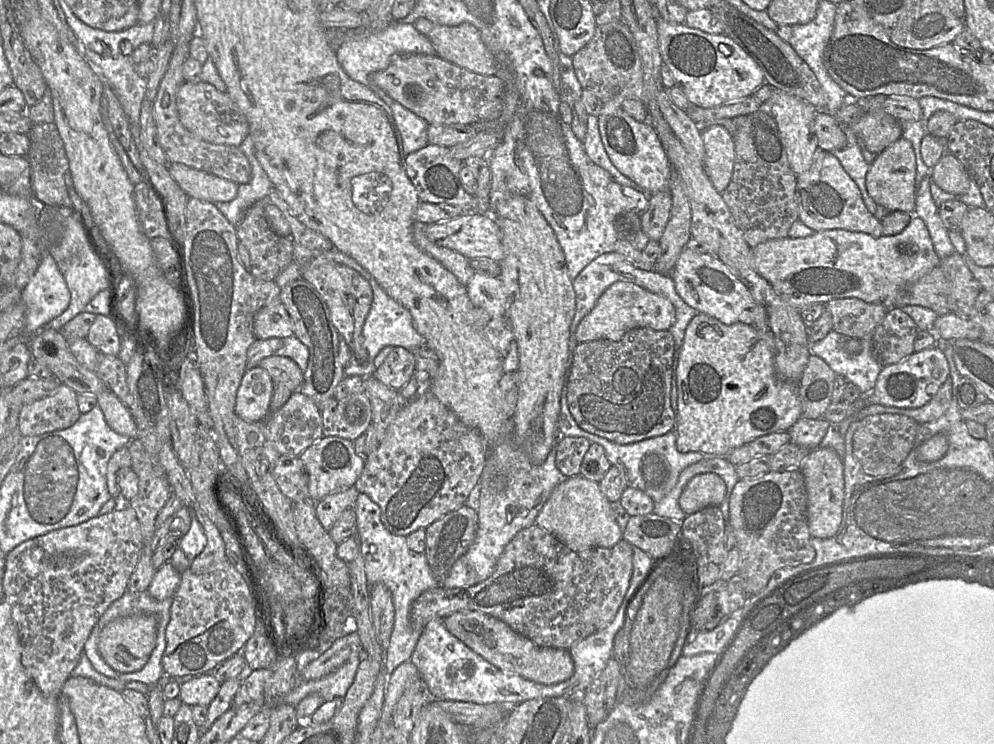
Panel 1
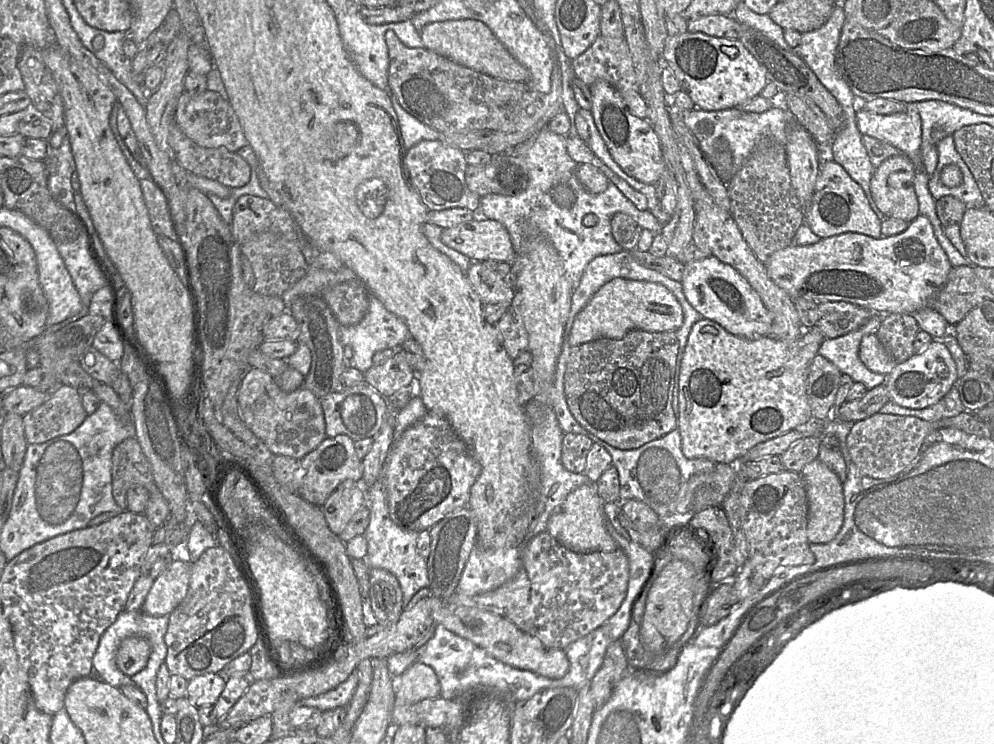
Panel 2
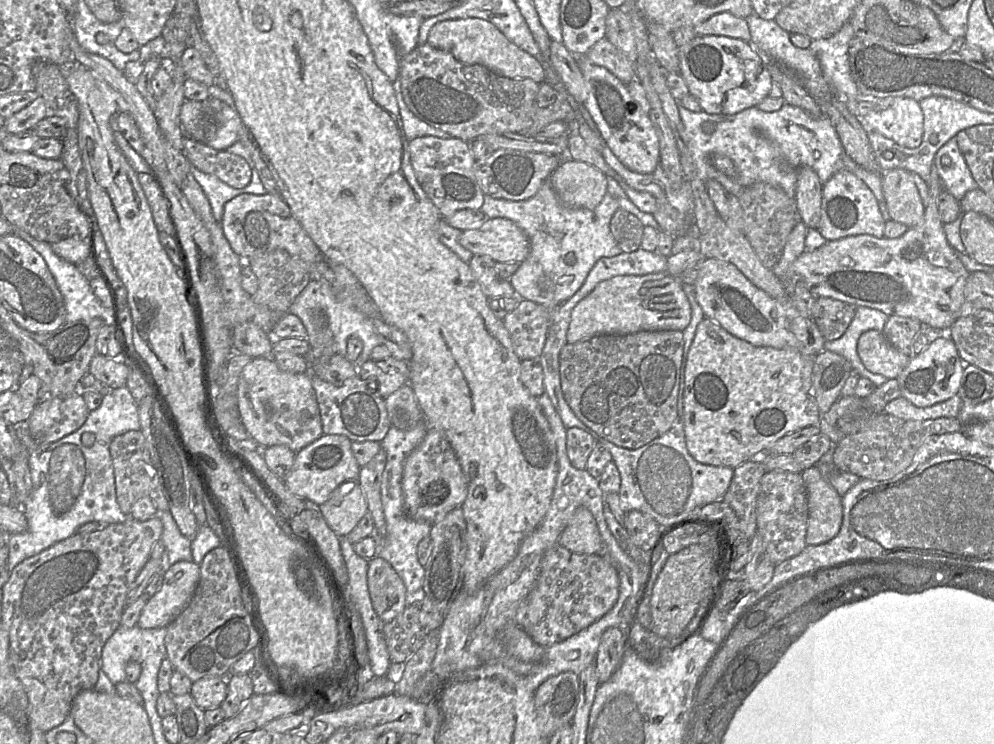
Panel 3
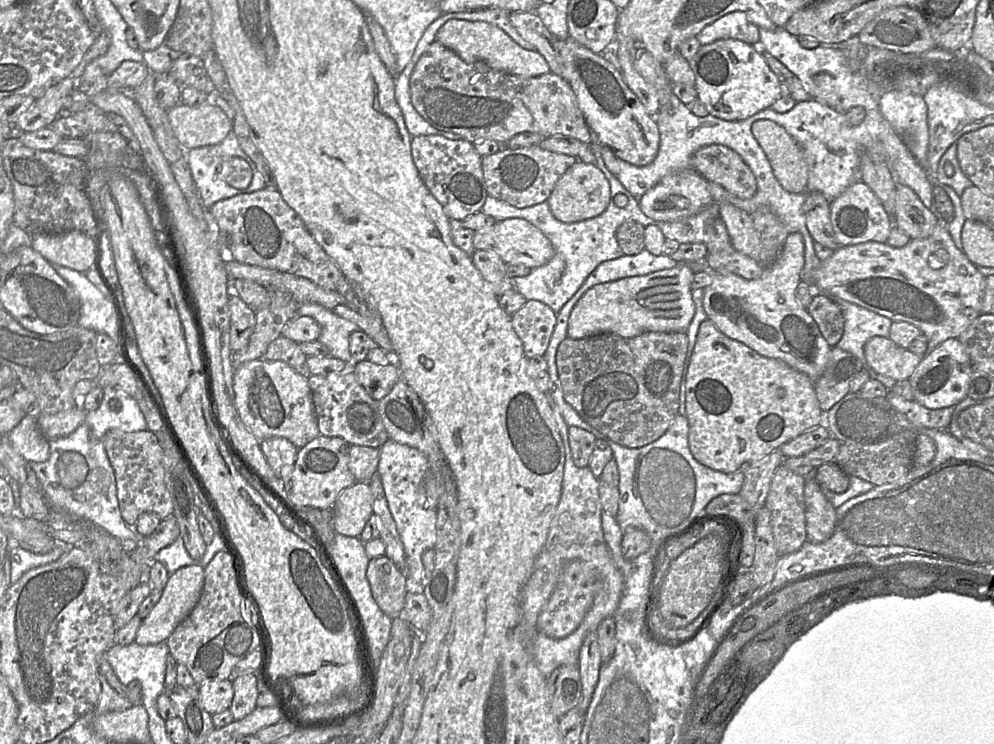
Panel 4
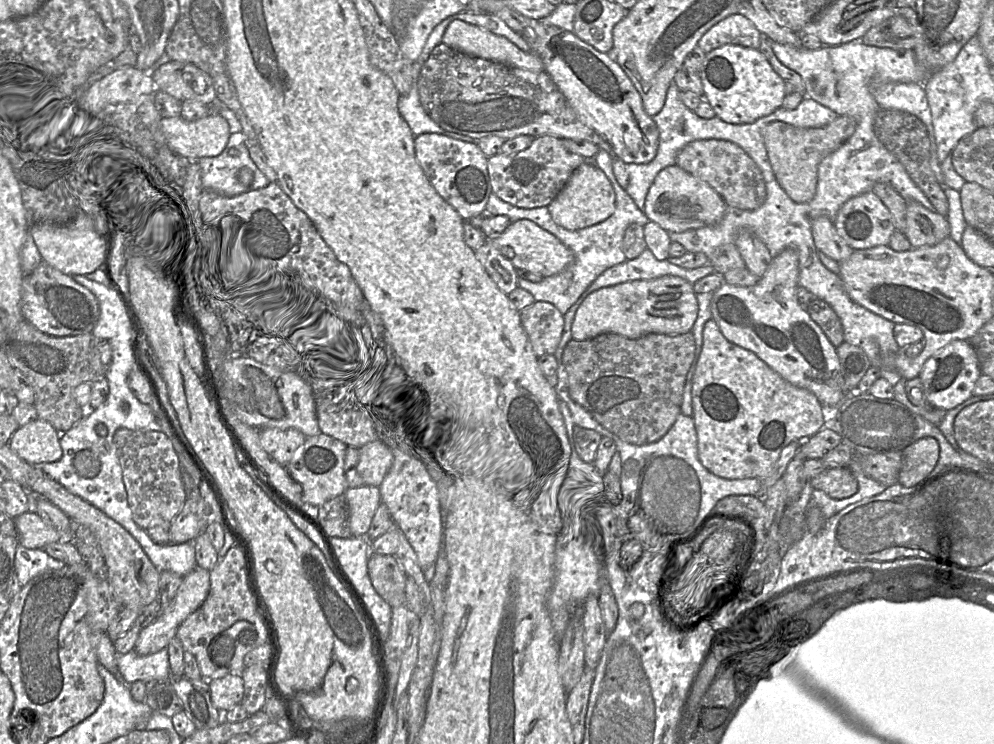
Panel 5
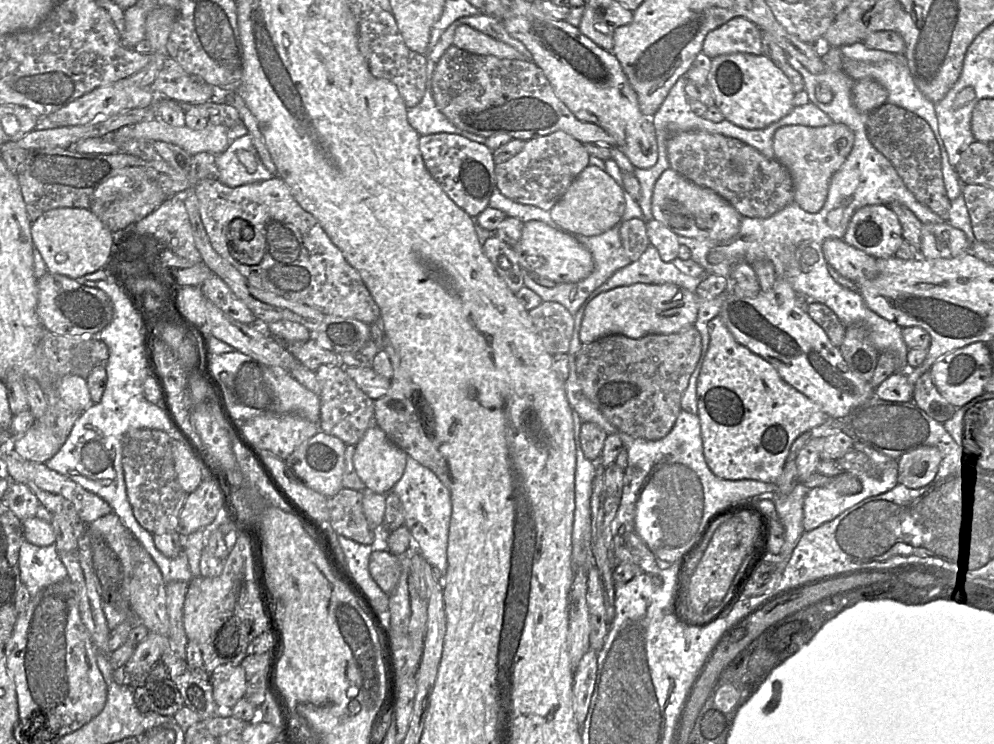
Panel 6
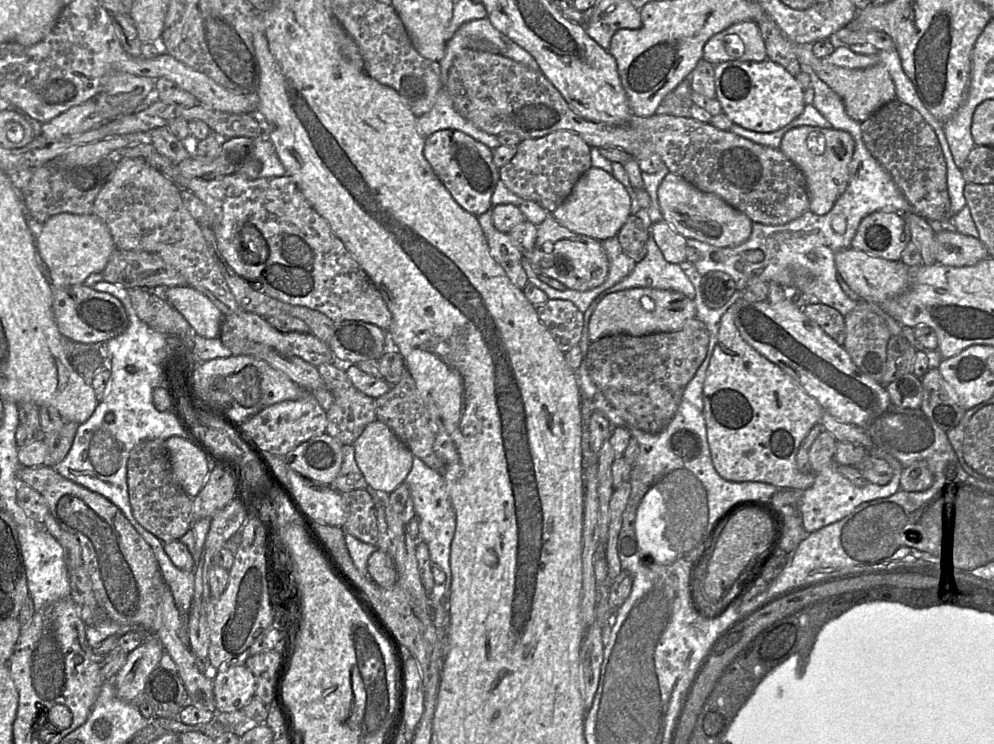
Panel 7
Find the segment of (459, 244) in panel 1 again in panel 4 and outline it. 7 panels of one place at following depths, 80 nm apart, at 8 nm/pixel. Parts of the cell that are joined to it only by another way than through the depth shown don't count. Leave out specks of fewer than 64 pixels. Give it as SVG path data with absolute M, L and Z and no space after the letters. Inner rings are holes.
M508 218L496 223L486 232L474 232L473 246L475 250L491 250L504 263L524 265L534 269L548 263L555 250L549 239L534 225L521 218Z

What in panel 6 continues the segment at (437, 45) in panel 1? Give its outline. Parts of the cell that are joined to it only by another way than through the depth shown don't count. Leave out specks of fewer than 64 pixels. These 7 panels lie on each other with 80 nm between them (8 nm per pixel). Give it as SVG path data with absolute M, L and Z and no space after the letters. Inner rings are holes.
M461 25L456 29L452 45L474 54L525 60L523 55L512 46L468 25Z

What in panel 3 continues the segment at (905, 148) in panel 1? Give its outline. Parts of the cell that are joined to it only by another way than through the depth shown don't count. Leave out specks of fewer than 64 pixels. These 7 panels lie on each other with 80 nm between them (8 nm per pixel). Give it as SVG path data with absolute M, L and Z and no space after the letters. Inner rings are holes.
M897 168L882 173L882 191L890 220L908 228L924 220L925 206L913 181L912 173Z

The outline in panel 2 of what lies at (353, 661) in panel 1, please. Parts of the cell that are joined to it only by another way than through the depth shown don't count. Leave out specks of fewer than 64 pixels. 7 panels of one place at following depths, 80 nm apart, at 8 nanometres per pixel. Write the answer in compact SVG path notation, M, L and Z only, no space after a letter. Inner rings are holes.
M355 669L349 677L335 687L321 695L309 697L300 701L299 705L312 707L315 711L327 711L337 707L346 707L351 700L358 683L358 672Z

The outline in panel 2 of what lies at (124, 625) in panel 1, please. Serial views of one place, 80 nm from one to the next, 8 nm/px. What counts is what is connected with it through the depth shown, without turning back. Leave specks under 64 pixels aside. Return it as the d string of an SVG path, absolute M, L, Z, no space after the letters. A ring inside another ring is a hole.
M138 636L126 637L119 644L116 665L121 672L131 677L147 665L150 653L151 645L146 639Z

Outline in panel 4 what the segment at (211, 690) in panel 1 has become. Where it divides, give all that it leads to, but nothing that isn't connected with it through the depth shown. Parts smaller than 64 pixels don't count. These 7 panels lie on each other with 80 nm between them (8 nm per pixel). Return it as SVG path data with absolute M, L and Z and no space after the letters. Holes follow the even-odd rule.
M229 679L207 680L198 685L199 700L210 714L217 714L229 709L234 696L232 681Z

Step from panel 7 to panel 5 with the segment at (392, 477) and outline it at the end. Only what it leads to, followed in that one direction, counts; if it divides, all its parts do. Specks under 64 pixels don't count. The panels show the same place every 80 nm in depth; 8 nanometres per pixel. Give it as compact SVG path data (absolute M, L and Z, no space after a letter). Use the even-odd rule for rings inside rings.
M381 439L361 447L356 468L365 485L379 487L394 458L395 450Z

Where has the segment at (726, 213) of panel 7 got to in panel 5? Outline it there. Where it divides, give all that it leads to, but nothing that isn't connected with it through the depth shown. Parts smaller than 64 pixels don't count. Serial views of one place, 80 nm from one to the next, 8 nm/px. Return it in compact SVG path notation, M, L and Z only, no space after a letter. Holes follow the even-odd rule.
M673 165L656 176L646 196L644 214L668 232L684 232L717 224L727 208L725 200L708 183Z

